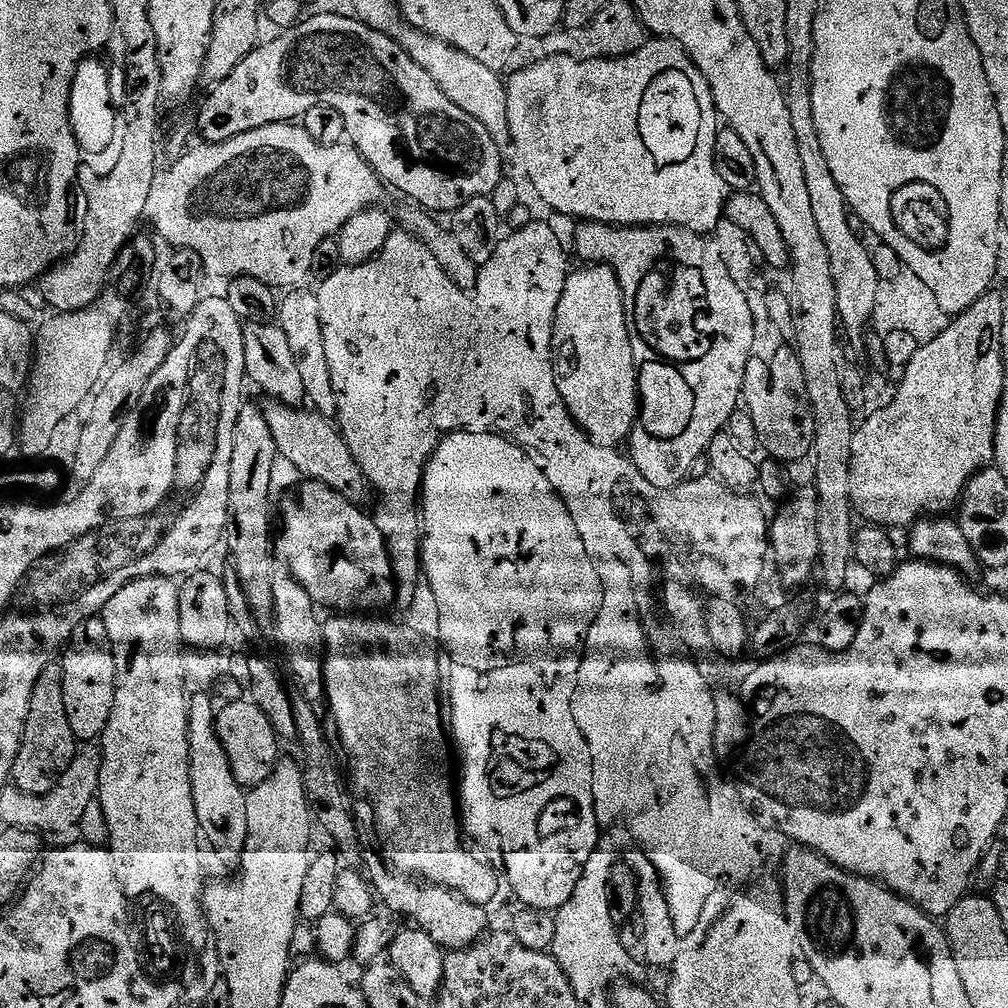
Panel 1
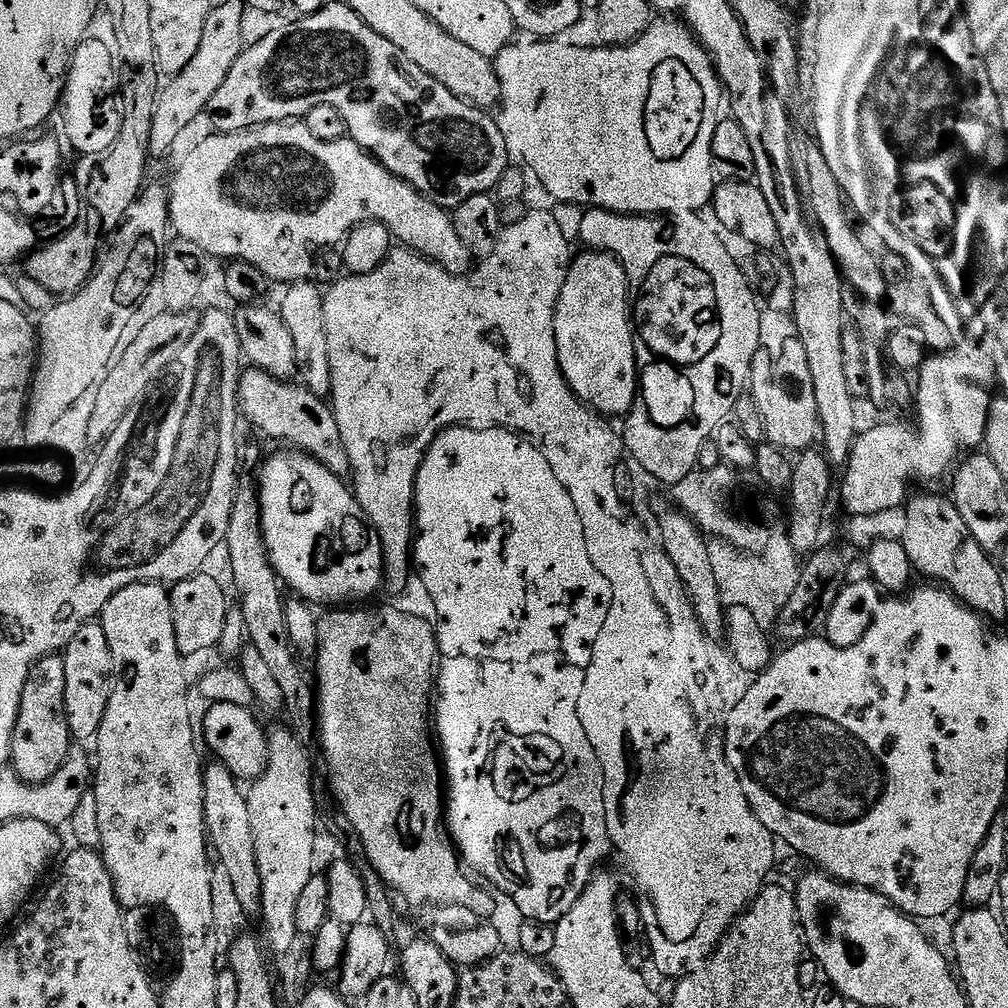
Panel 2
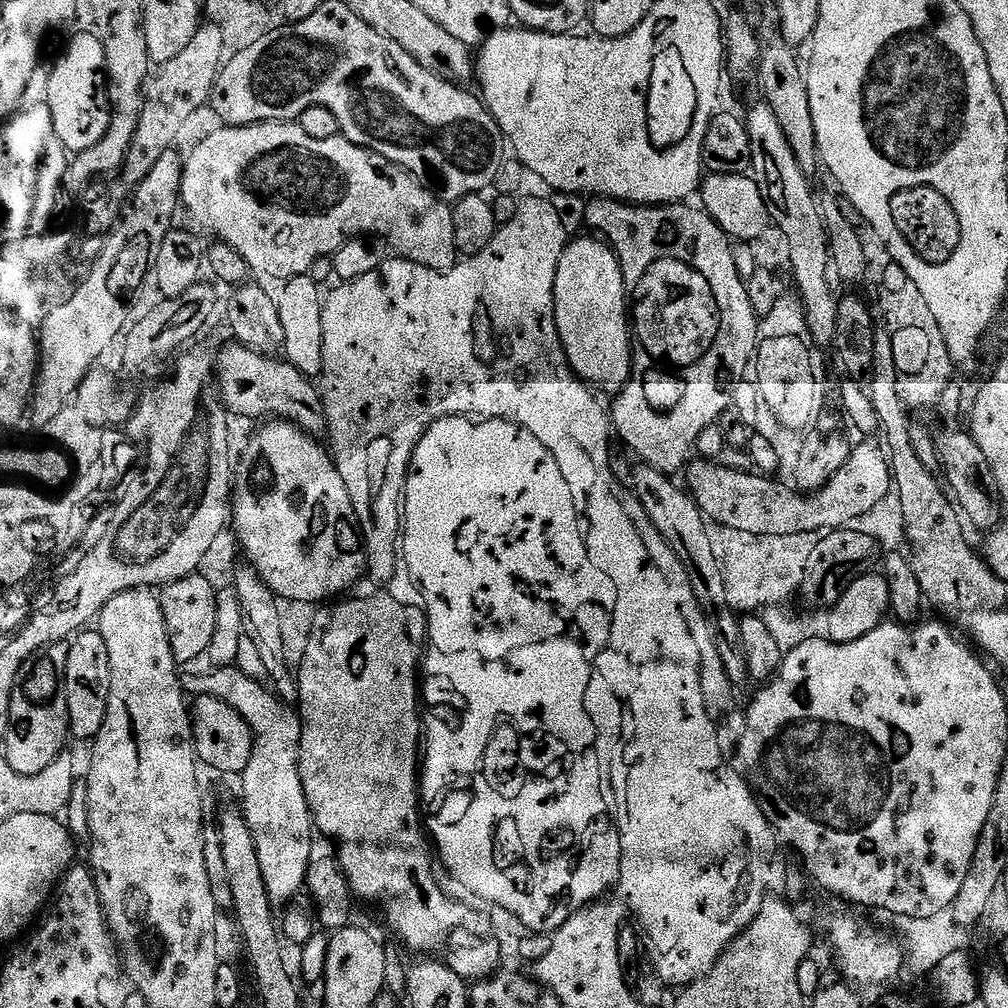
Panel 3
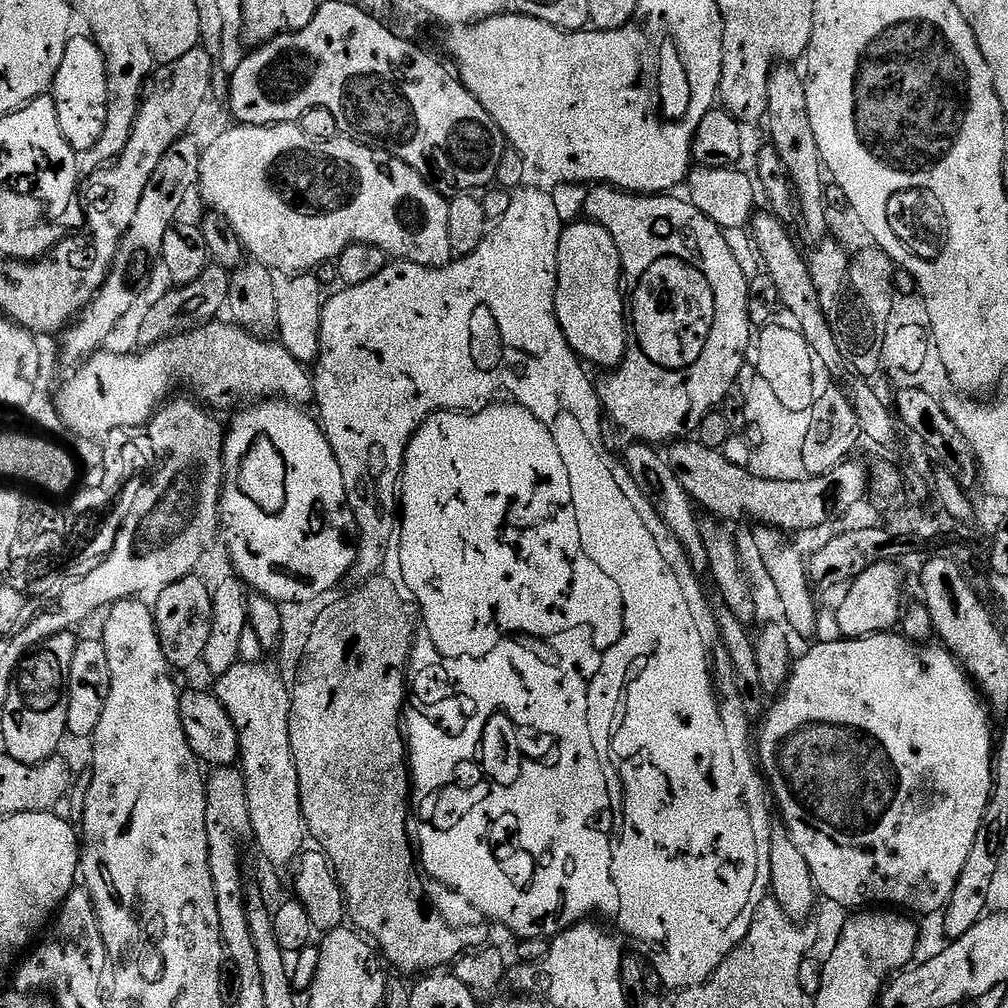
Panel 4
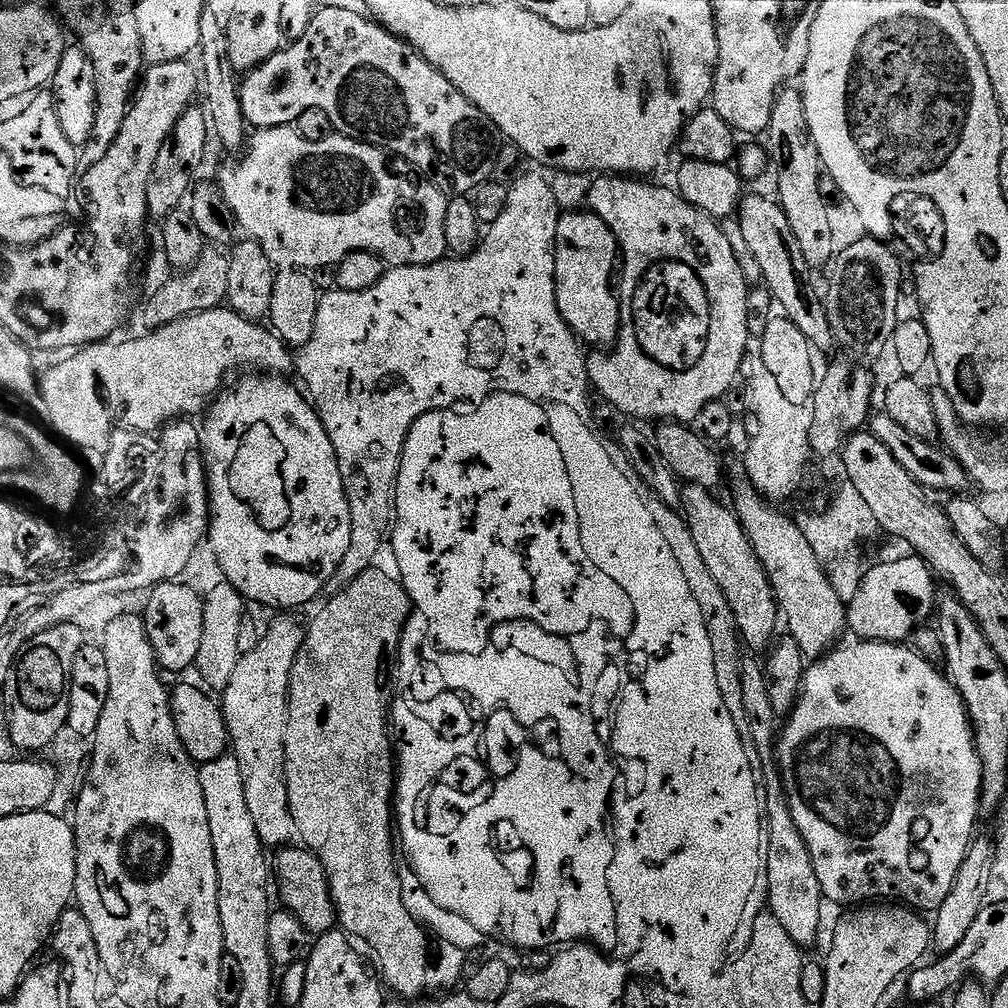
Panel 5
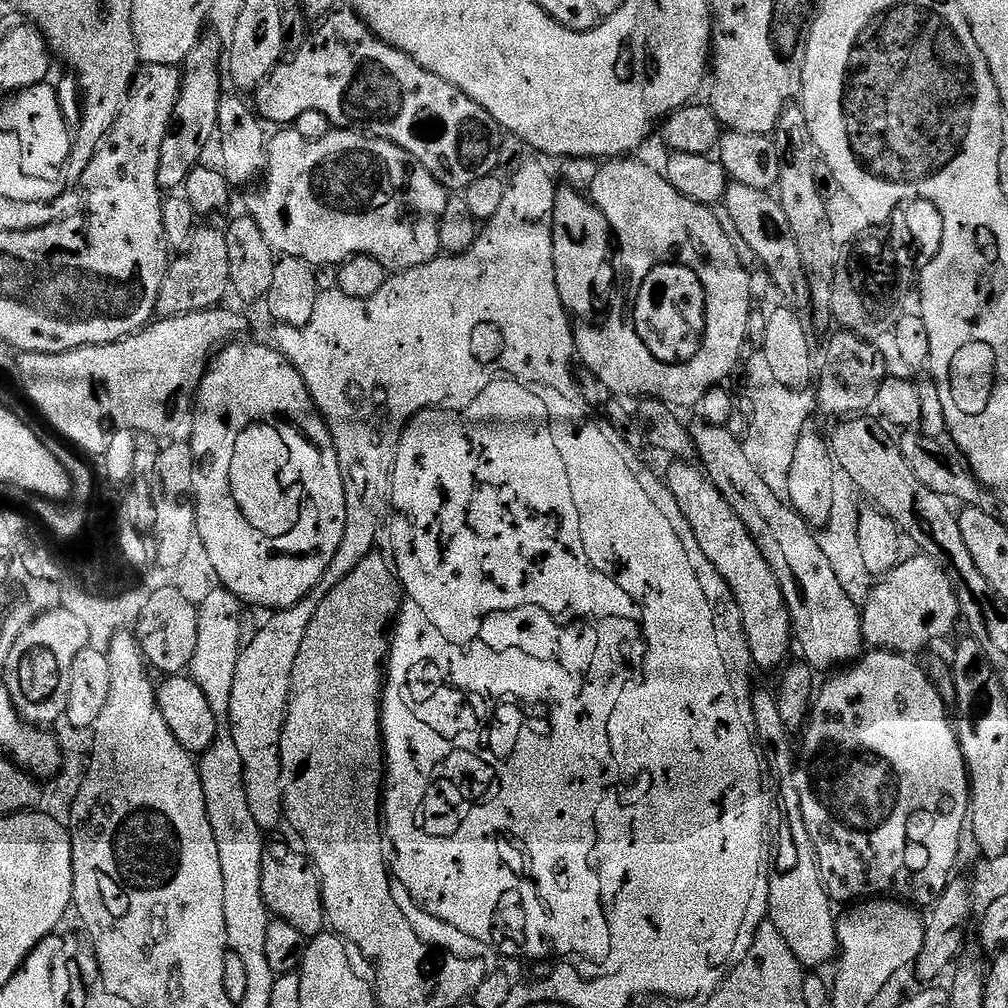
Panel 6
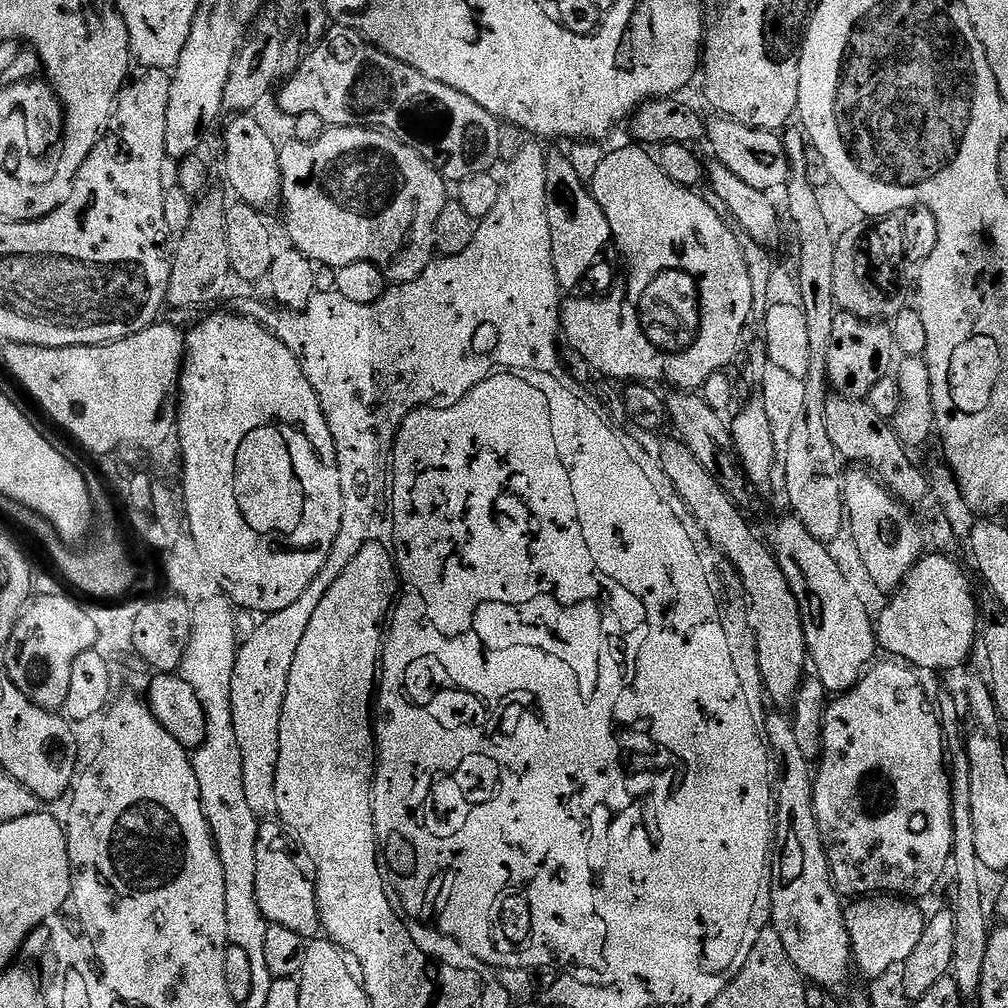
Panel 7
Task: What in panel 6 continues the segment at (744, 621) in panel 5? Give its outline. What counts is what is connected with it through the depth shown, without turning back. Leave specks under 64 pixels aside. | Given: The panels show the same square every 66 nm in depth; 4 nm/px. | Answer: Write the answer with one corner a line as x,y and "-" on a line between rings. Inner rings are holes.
672,462
669,465
668,492
672,495
671,503
684,515
690,530
694,530
694,538
698,538
702,554
710,558
714,570
718,570
730,586
744,619
753,665
757,669
779,669
789,659
788,651
791,648
793,651
794,633
782,586
774,570
770,570
770,562
766,562
762,550
758,550
758,542
754,542
742,518
734,514
730,502
718,494
718,486
711,484
695,463

